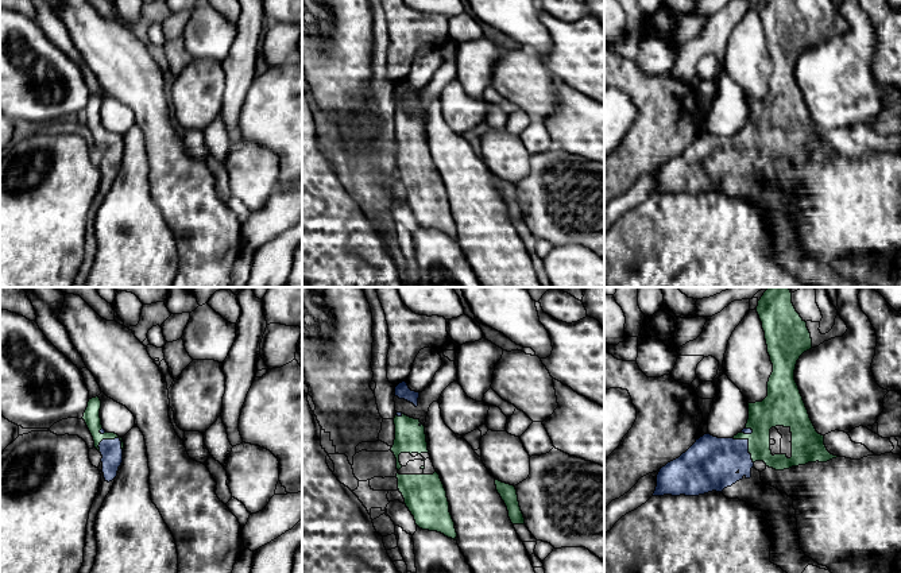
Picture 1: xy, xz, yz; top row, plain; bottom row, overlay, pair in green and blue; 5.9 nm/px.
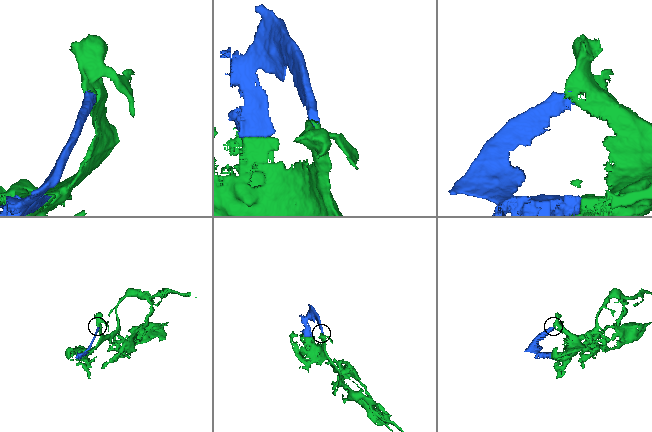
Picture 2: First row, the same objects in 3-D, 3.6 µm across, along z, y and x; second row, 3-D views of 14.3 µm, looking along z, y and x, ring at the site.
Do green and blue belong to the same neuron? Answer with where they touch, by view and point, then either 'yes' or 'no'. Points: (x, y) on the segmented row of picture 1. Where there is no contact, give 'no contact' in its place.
xy (107, 438) | yes

